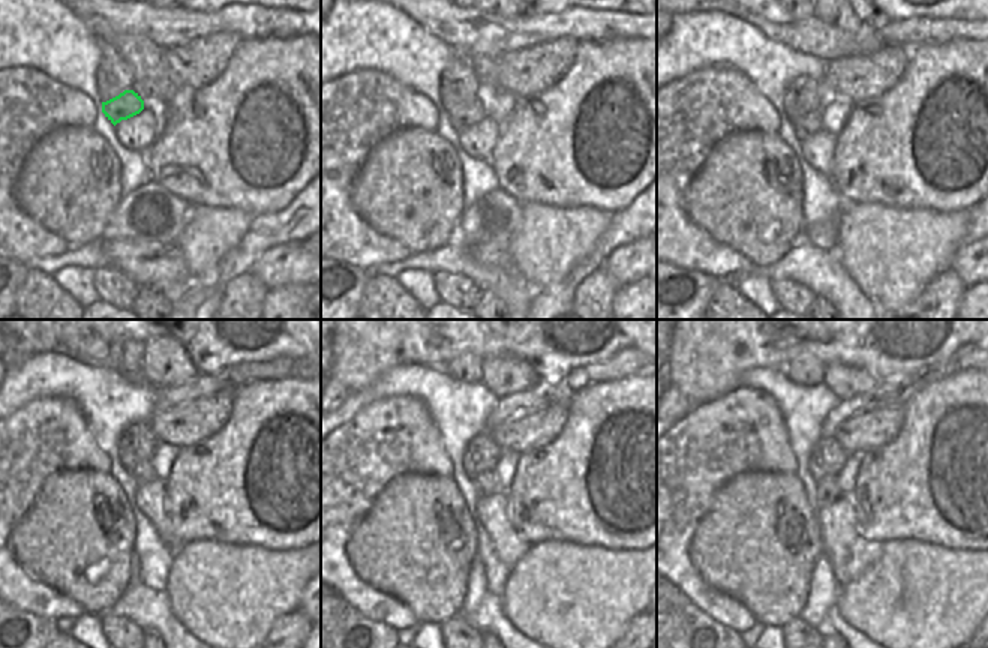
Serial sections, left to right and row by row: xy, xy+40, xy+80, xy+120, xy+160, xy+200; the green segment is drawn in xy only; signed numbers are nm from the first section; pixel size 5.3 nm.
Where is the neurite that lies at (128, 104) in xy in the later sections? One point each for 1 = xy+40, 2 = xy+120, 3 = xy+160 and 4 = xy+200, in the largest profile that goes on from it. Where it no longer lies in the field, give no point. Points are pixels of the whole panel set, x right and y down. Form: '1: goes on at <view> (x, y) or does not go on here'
1: goes on at xy+40 (468, 113)
2: goes on at xy+120 (144, 473)
3: goes on at xy+160 (486, 482)
4: goes on at xy+200 (826, 489)

